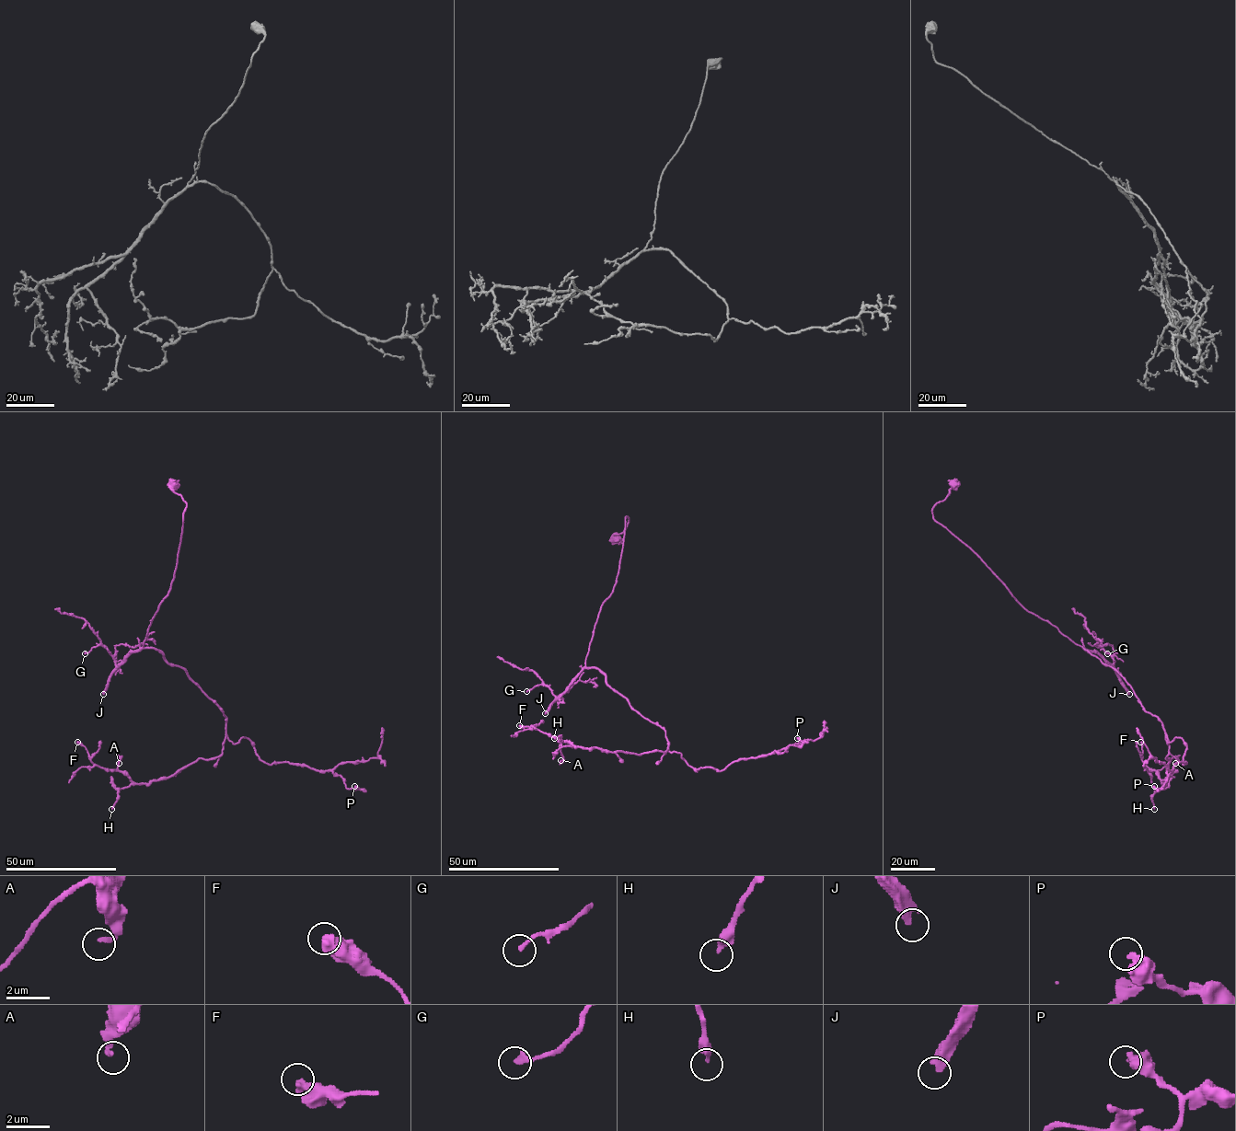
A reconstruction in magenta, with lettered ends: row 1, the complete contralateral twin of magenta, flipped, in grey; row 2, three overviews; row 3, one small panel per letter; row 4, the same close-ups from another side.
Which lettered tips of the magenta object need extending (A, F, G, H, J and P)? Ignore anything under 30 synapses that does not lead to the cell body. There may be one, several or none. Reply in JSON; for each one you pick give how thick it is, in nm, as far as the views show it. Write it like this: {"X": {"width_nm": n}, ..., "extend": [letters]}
{"J": {"width_nm": 400}, "extend": ["J"]}

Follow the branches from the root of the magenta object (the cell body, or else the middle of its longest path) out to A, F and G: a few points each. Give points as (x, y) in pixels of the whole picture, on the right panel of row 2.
A: (1116, 671), (1145, 709), (1161, 723), (1170, 759), (1163, 783), (1157, 771), (1174, 756), (1175, 763)
F: (1116, 671), (1145, 709), (1161, 723), (1170, 759), (1163, 783), (1141, 760), (1140, 742)
G: (1116, 671), (1083, 648), (1095, 652), (1113, 666), (1113, 658), (1101, 645), (1107, 653)

